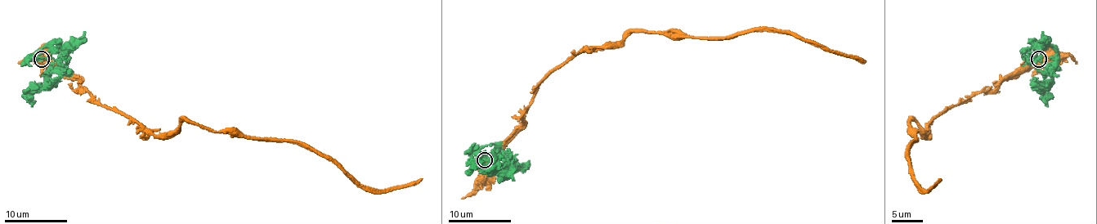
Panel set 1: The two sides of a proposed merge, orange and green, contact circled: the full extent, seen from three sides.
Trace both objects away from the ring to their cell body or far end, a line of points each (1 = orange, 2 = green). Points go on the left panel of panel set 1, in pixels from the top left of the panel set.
1: (42, 59), (158, 132), (184, 120), (307, 144), (364, 185), (398, 189), (422, 178)
2: (42, 59), (37, 56), (40, 50), (59, 47), (66, 59), (66, 67), (51, 75), (32, 94), (32, 106)

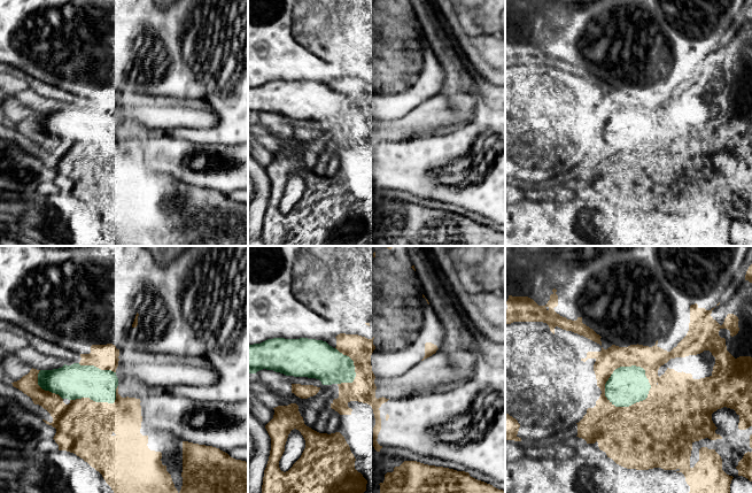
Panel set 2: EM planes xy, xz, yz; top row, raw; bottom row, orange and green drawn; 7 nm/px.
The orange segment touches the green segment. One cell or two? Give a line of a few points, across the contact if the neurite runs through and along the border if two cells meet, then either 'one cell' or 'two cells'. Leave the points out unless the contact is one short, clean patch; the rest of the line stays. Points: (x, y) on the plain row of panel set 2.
two cells

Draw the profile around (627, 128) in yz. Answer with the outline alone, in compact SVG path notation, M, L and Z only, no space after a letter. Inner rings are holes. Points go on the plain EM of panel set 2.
M620 109L605 126L605 139L615 149L629 149L648 140L651 128L641 109Z

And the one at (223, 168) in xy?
M153 136L140 141L142 162L155 172L166 174L184 184L212 188L225 195L248 190L248 142L240 145L195 144L171 136Z

